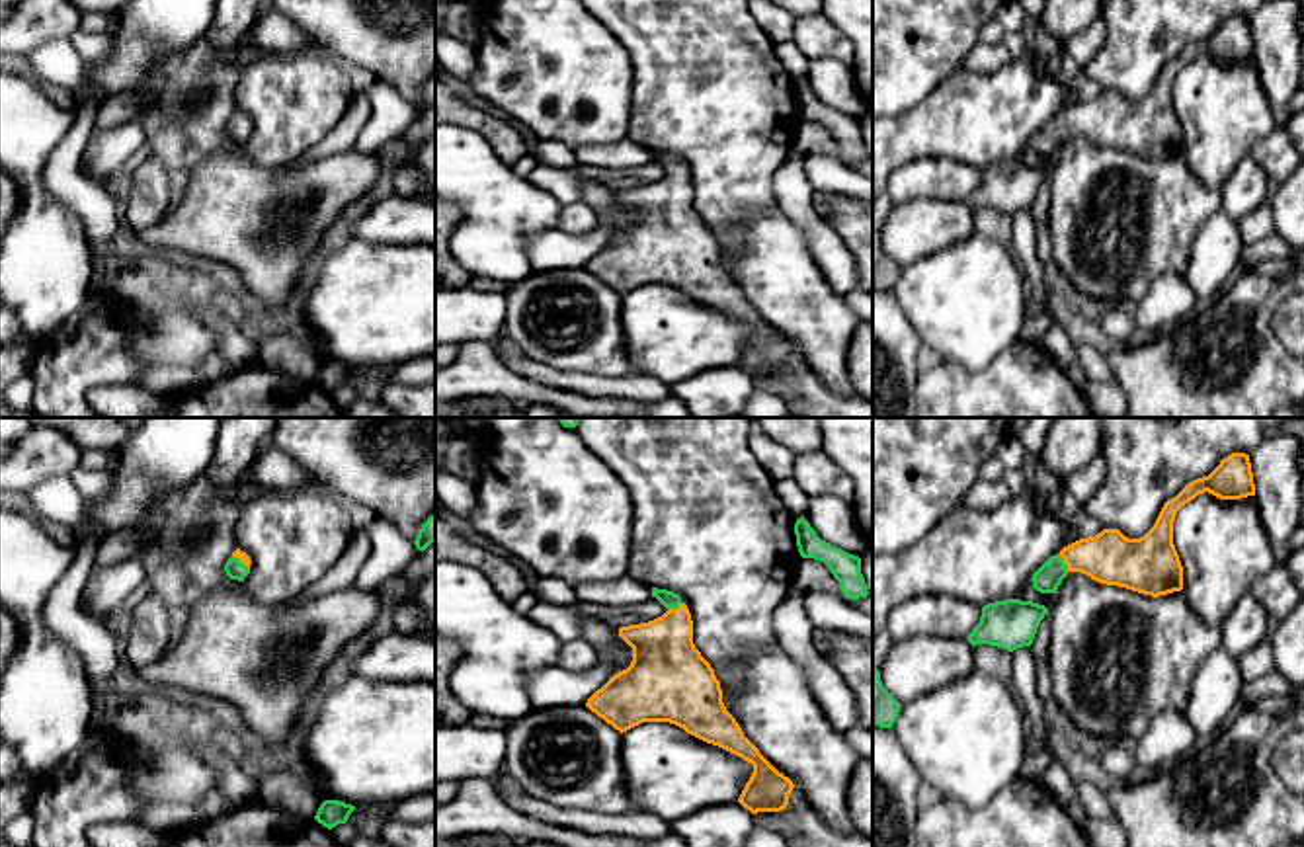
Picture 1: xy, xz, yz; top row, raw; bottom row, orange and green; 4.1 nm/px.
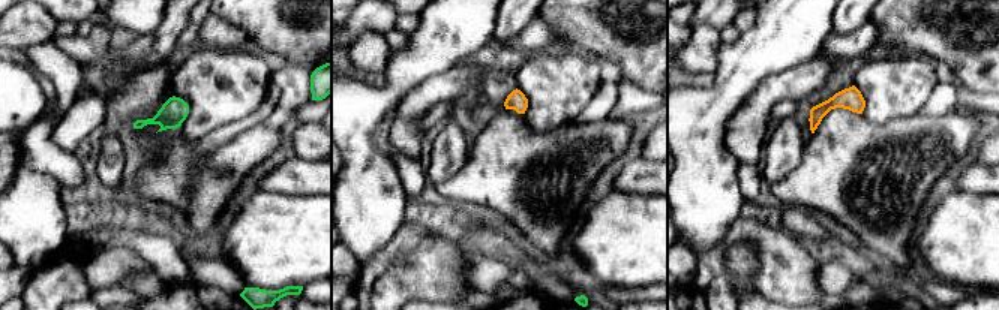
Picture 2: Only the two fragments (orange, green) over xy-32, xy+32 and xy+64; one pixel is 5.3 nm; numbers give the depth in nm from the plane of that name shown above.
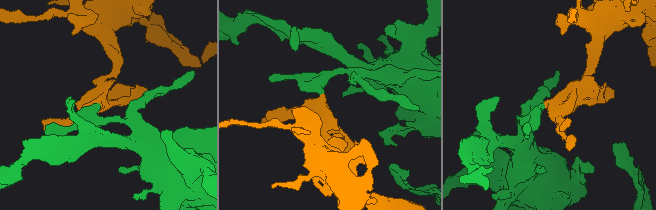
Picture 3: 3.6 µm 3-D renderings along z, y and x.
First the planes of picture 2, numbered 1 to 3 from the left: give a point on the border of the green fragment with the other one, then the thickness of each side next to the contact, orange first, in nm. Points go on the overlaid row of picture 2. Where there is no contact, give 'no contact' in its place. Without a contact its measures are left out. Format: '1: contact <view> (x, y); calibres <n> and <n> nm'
1: no contact
2: no contact
3: no contact

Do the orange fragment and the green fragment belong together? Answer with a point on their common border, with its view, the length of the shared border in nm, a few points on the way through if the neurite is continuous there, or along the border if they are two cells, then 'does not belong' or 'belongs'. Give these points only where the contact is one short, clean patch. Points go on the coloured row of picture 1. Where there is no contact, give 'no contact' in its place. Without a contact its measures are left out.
yz (1064, 561) | 80 nm | across yz (1109, 557), (1074, 557), (1064, 561), (1049, 576) | belongs

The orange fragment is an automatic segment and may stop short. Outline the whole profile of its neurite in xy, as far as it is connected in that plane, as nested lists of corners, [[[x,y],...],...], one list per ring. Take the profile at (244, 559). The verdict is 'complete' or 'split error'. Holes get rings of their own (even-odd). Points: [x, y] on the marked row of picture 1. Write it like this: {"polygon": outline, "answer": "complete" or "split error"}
{"polygon": [[[236,548],[232,556],[224,564],[224,572],[230,580],[244,582],[244,578],[250,574],[250,556]]], "answer": "split error"}

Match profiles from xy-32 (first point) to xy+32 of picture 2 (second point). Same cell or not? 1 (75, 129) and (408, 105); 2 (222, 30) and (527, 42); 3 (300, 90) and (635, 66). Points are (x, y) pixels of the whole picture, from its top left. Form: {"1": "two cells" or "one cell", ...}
{"1": "two cells", "2": "one cell", "3": "two cells"}

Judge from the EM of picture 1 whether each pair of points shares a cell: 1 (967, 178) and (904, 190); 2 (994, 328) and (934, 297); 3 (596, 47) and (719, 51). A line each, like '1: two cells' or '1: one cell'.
1: one cell
2: one cell
3: two cells

